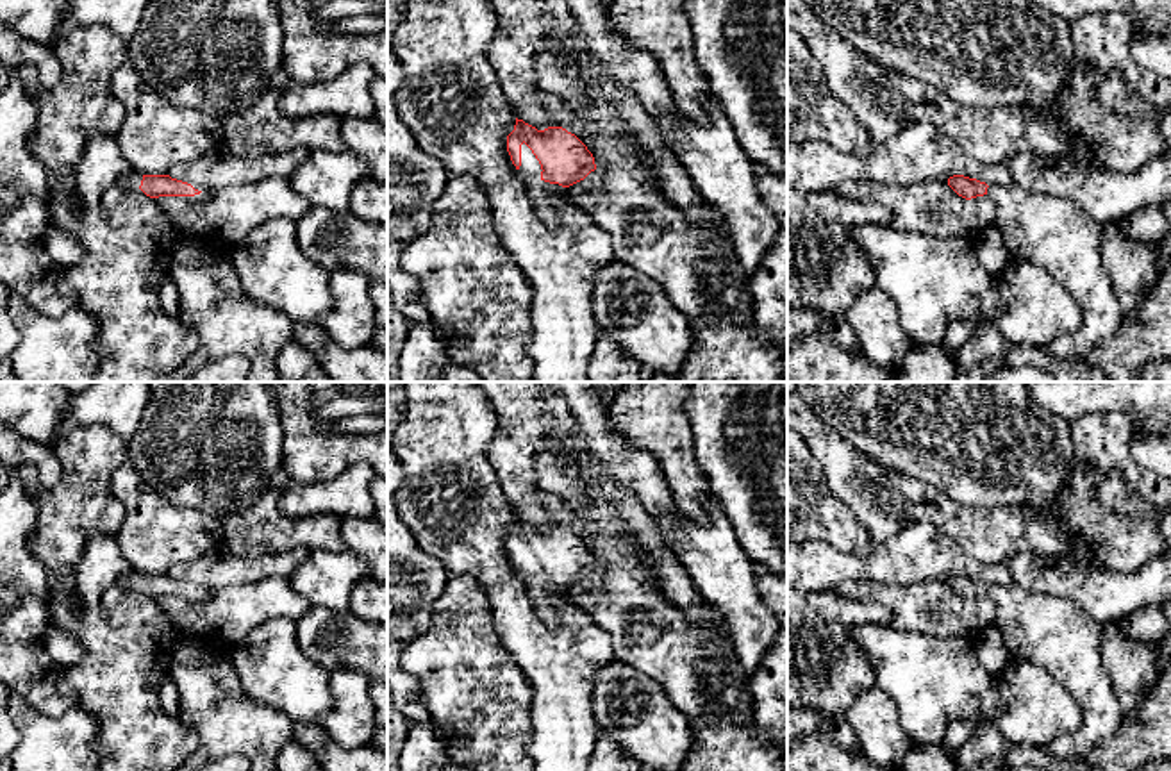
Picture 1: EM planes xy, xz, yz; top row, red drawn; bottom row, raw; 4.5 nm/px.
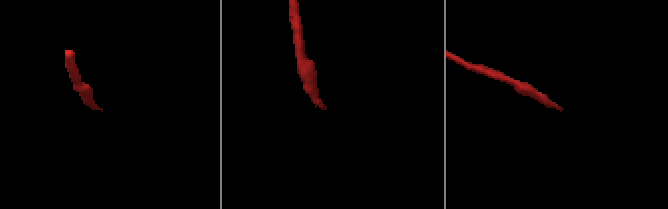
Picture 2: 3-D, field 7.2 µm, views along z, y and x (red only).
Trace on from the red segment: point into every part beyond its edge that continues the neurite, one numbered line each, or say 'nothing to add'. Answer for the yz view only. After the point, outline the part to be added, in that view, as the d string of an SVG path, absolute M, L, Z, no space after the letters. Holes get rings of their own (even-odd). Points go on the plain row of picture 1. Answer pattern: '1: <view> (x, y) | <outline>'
1: yz (1052, 632) | M1016 584L989 585L985 596L996 607L994 626L1010 657L1048 671L1082 709L1080 728L1044 746L1050 757L1060 762L1080 760L1091 748L1112 737L1125 710L1103 667L1103 625L1067 598L1034 593Z

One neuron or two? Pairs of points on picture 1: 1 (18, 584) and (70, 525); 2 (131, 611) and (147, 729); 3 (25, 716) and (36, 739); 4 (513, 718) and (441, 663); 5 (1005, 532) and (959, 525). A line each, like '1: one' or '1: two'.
1: two
2: one
3: one
4: one
5: one

